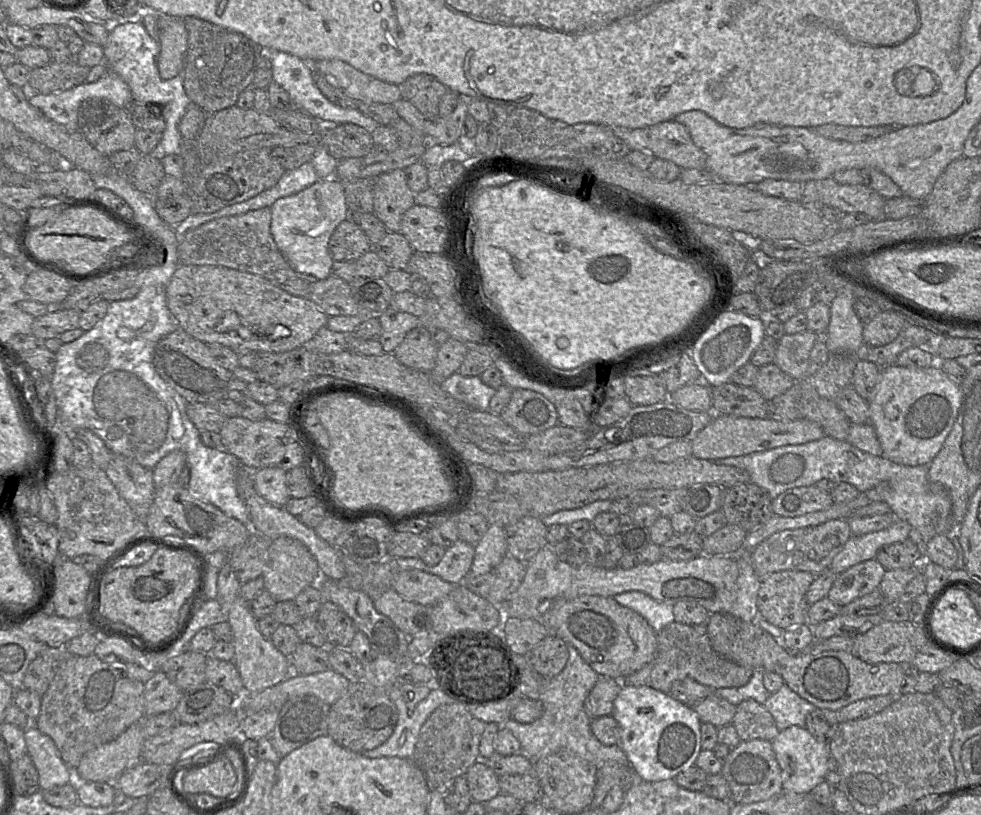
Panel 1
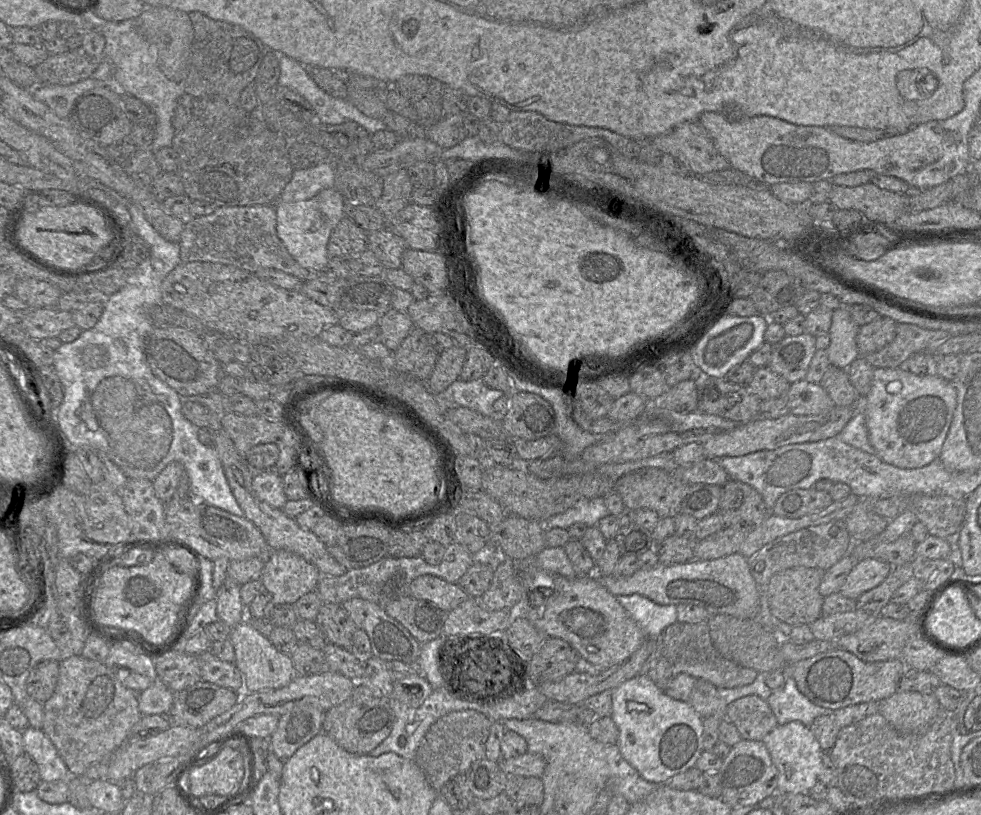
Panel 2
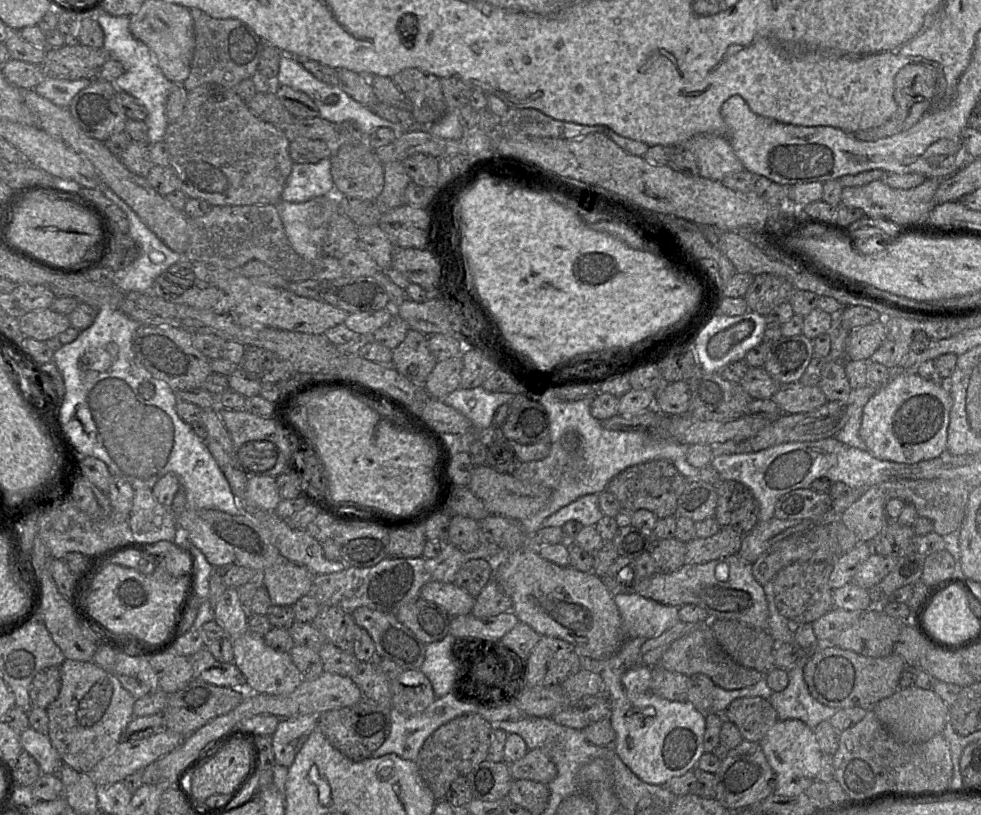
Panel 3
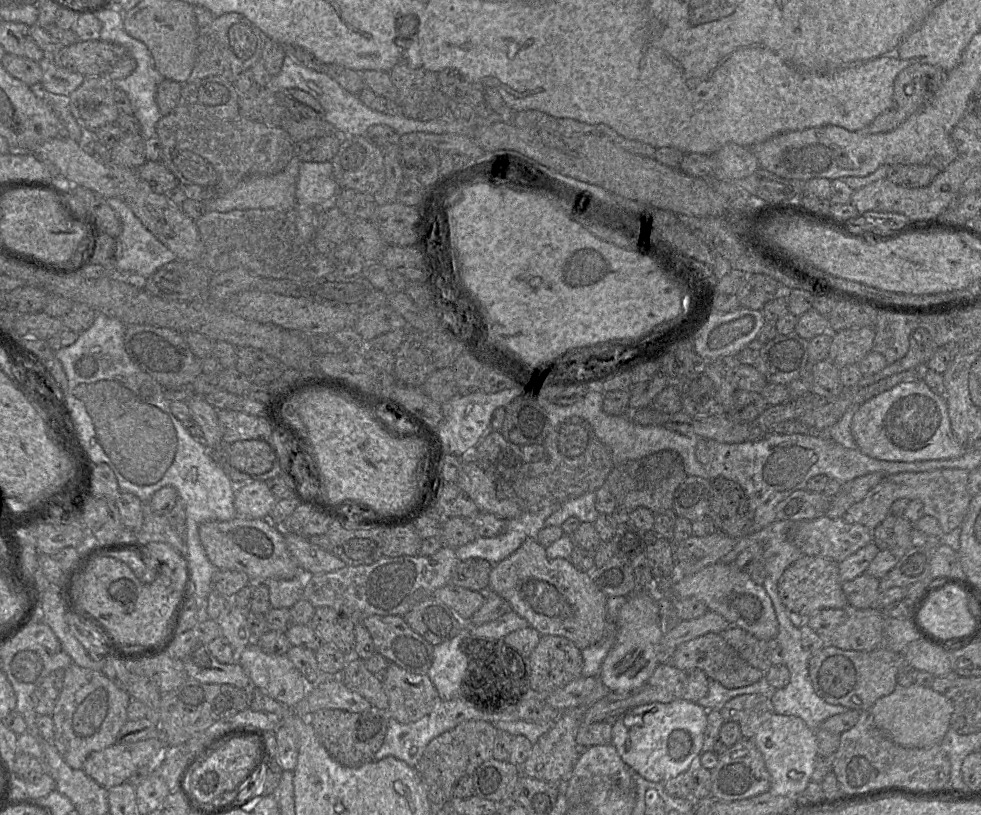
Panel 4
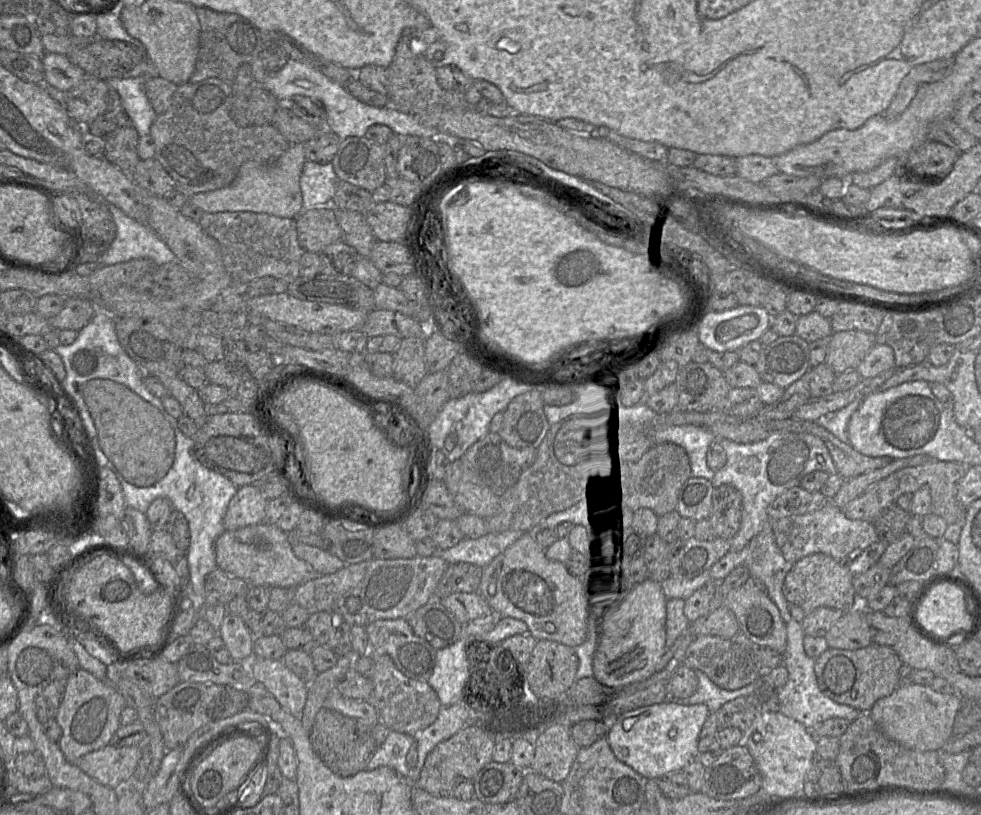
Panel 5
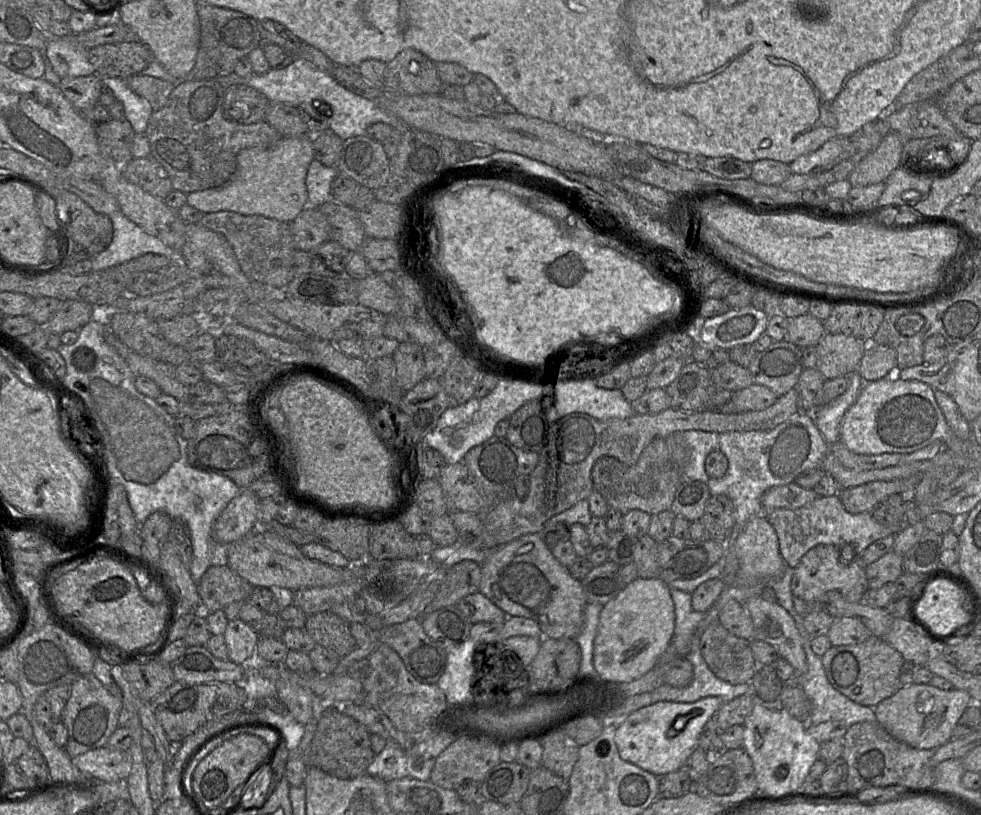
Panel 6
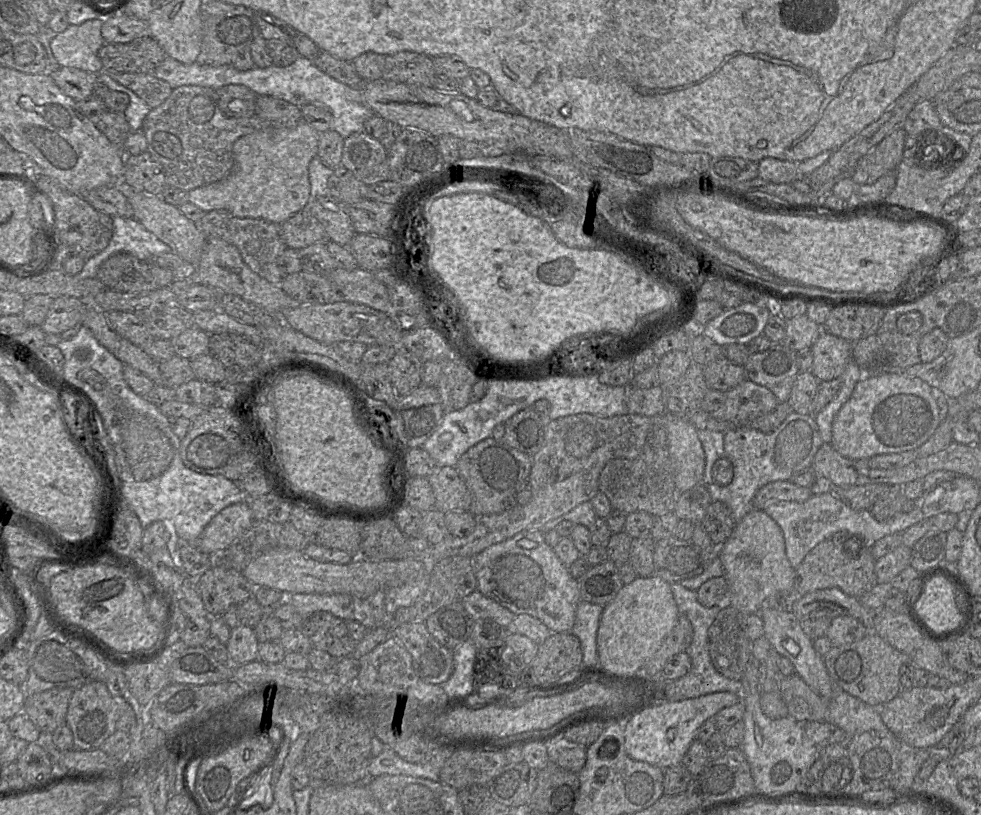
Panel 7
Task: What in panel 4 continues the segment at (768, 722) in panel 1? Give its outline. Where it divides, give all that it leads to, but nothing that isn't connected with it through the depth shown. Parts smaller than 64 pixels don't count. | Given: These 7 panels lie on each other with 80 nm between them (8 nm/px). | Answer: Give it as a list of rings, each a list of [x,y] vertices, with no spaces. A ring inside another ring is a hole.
[[[740,695],[720,709],[723,721],[737,723],[743,738],[753,738],[773,714],[774,707],[768,695]]]

